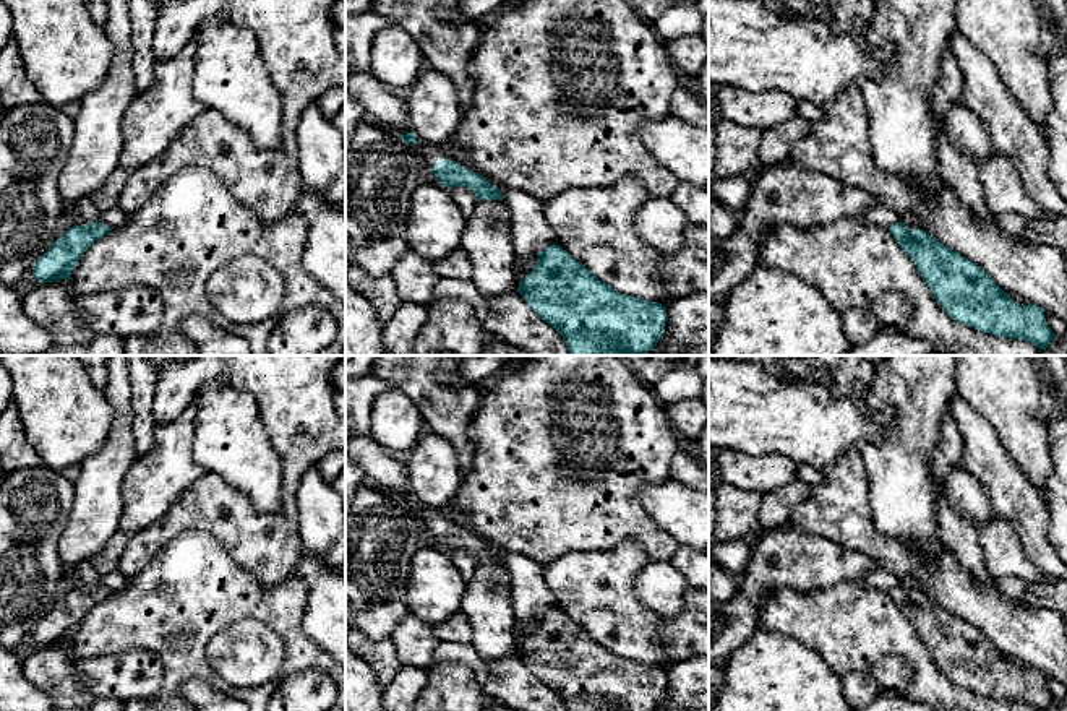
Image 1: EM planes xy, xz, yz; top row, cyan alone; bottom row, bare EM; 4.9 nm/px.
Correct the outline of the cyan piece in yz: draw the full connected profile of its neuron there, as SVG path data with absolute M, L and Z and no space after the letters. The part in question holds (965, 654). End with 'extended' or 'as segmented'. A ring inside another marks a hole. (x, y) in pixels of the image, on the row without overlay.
M895 586L889 594L952 683L981 696L1022 703L1036 711L1051 708L1056 698L1046 687L1044 672L1013 666L981 630L923 592L911 594Z; as segmented

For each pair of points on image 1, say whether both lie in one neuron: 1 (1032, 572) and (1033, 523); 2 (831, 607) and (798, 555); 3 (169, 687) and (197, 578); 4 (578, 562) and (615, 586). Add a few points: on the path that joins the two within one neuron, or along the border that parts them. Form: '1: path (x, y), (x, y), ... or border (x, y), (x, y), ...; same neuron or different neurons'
1: border (1014, 530), (1024, 554), (1046, 580); different neurons
2: border (855, 578), (809, 590), (782, 586); different neurons
3: path (180, 659), (180, 614), (184, 606); same neuron
4: path (587, 572), (594, 578), (605, 578); same neuron

